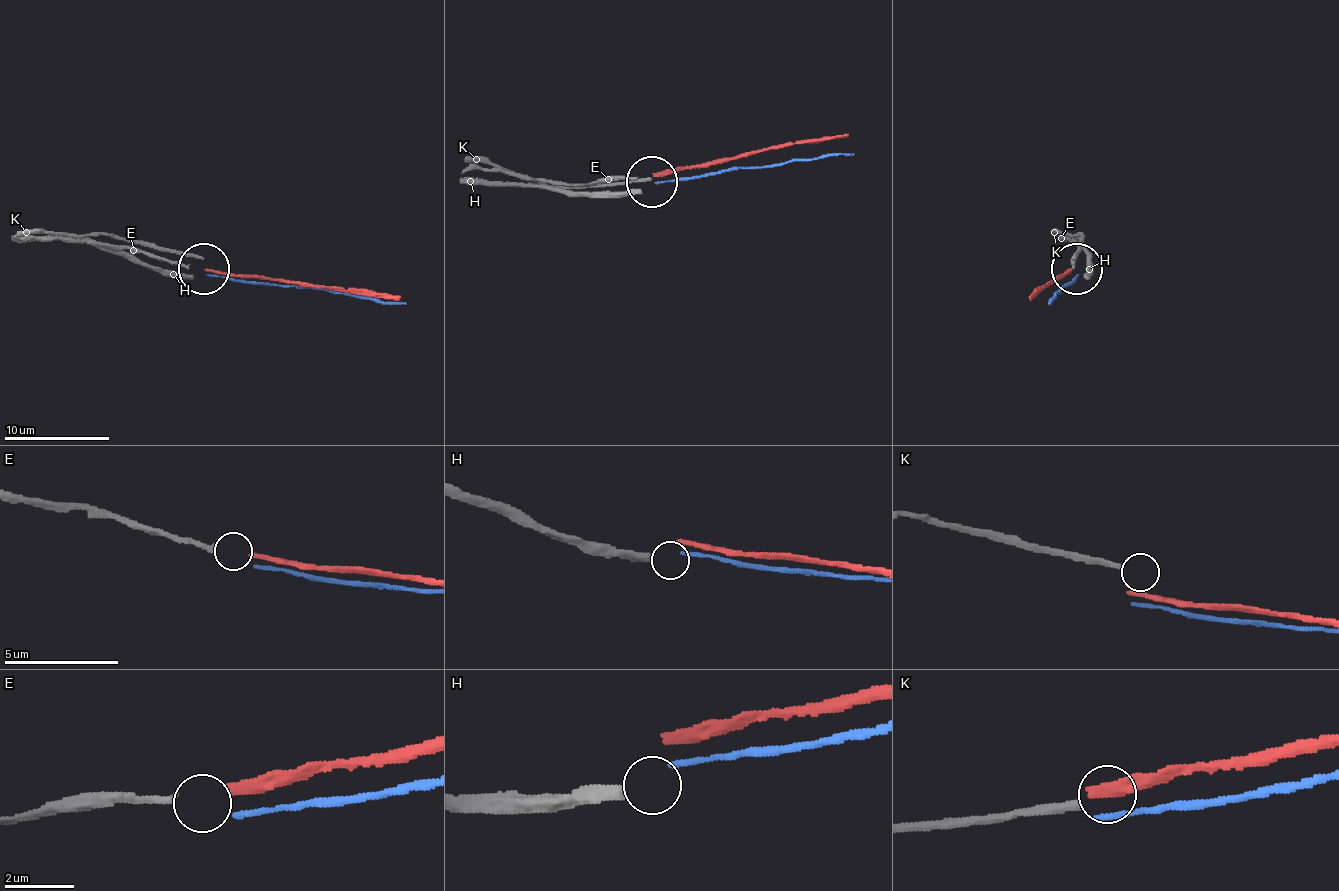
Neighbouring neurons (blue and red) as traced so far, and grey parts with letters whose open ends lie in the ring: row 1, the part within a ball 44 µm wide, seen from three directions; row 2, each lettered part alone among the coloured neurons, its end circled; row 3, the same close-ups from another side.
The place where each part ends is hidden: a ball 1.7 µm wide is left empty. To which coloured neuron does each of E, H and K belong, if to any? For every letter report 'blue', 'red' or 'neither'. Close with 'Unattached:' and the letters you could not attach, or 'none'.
E: red
H: neither
K: neither
Unattached: H, K

